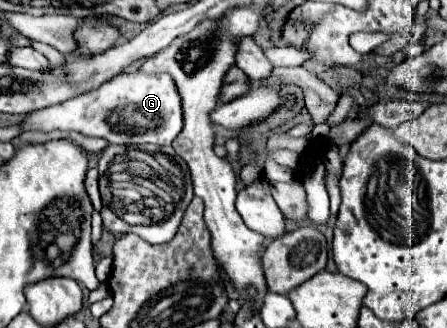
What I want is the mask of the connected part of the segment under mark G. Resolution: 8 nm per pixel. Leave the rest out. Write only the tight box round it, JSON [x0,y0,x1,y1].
[17,72,183,146]

